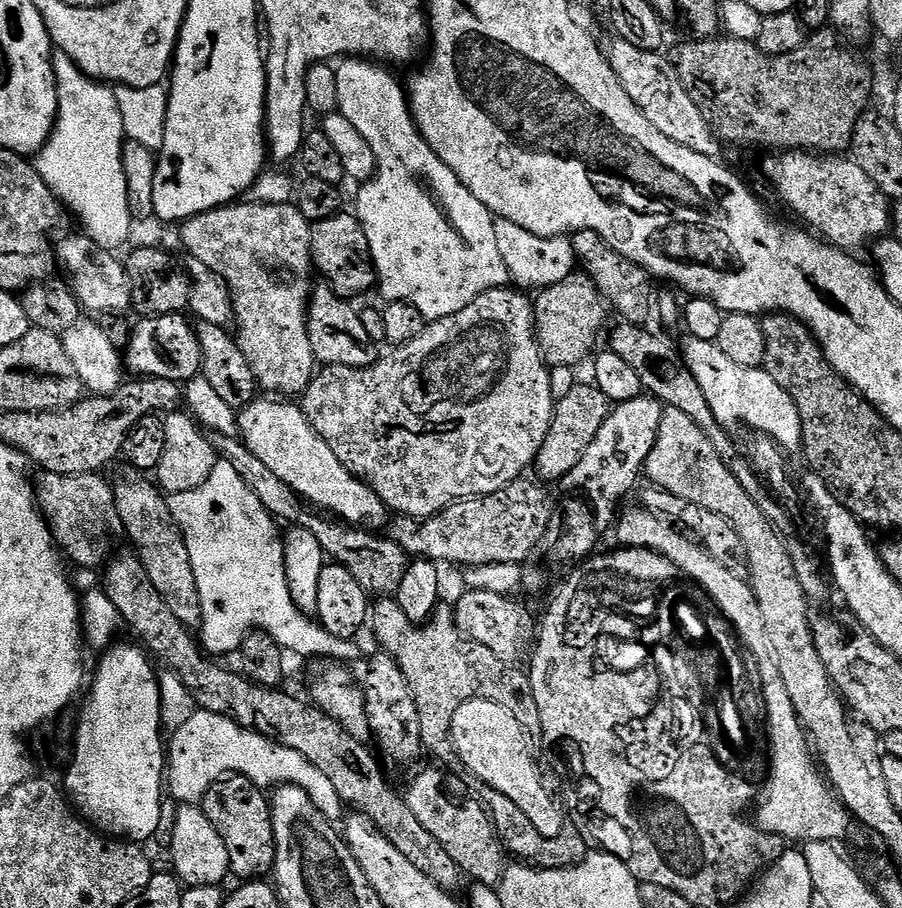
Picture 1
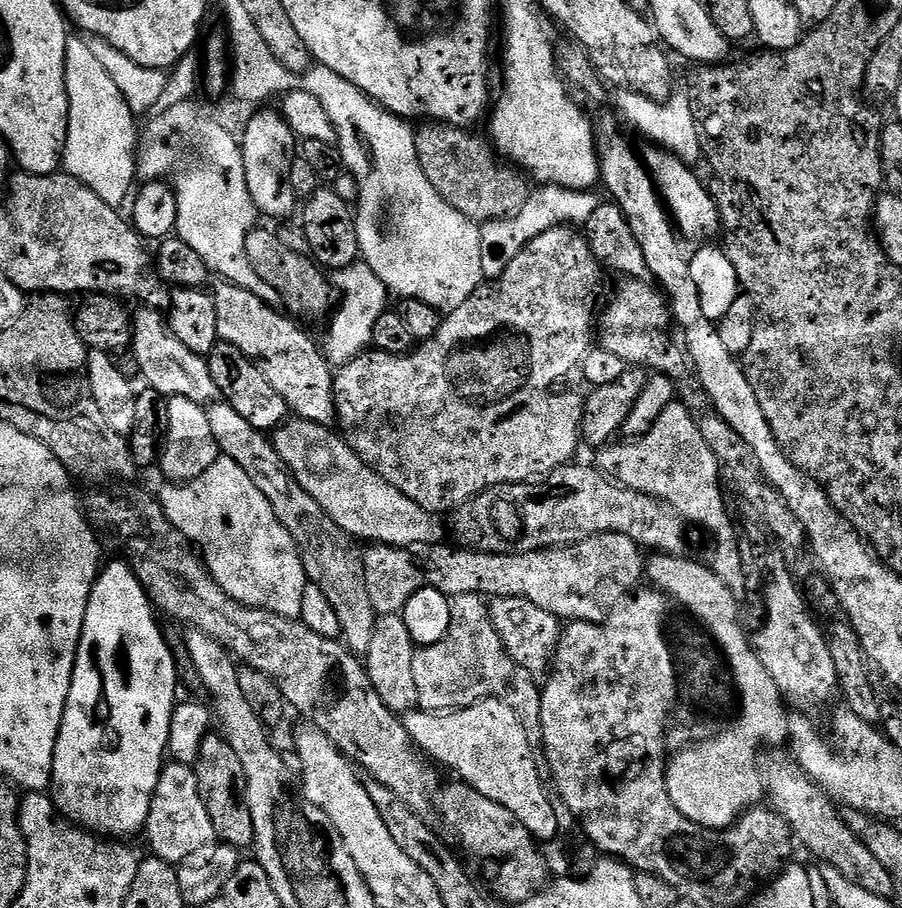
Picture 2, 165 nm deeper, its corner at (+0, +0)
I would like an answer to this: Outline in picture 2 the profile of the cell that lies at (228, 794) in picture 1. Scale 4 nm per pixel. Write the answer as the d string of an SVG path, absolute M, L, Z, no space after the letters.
M209 734L204 737L200 749L196 755L194 765L198 794L206 806L206 814L210 814L212 831L220 836L225 845L237 850L251 849L256 835L254 834L254 822L250 818L248 803L244 800L244 775L242 774L242 762L238 754L234 754L230 742L226 742L219 734Z

